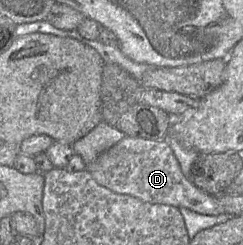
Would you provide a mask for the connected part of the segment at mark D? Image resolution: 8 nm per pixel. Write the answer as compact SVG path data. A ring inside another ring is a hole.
M125 136L86 168L95 181L111 191L153 204L188 208L204 215L221 214L218 196L209 195L184 176L168 140L154 141Z

